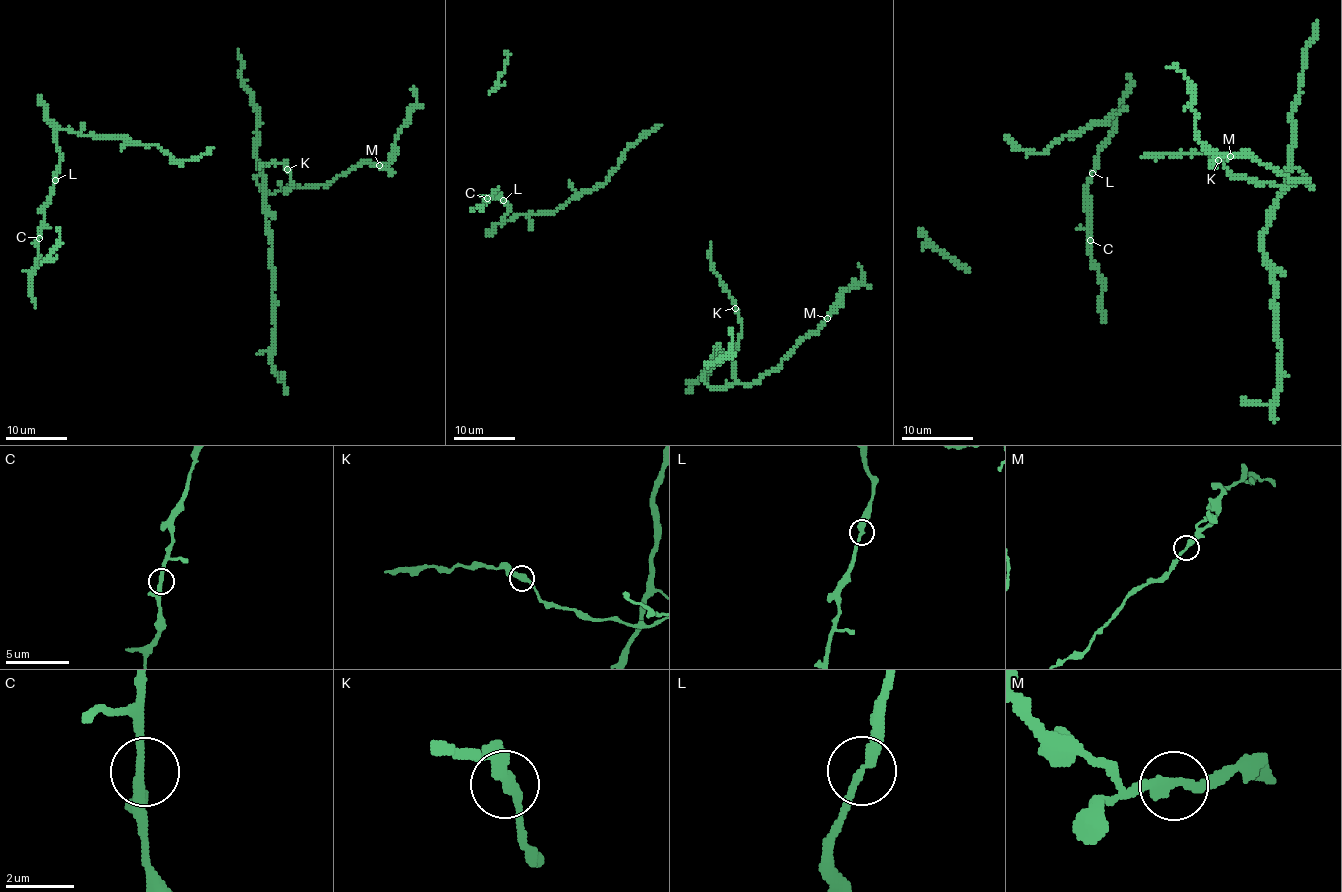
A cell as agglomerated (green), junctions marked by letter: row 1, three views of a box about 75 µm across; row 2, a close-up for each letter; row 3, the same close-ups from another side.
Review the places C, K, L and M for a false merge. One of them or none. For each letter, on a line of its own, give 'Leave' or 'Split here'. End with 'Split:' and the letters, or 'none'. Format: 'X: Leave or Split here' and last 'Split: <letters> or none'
C: Leave
K: Leave
L: Leave
M: Leave
Split: none

